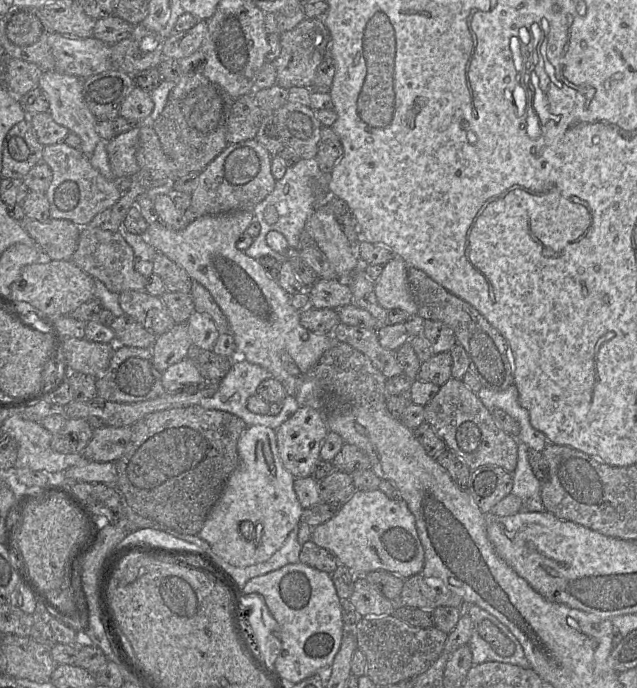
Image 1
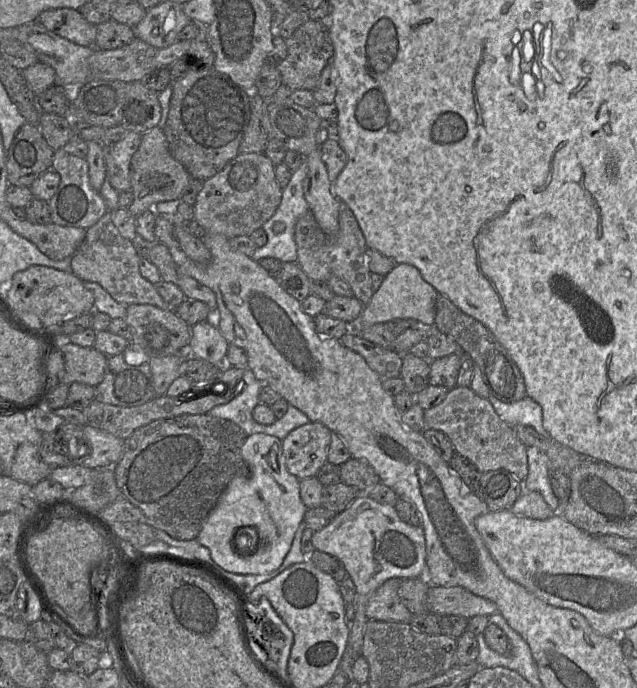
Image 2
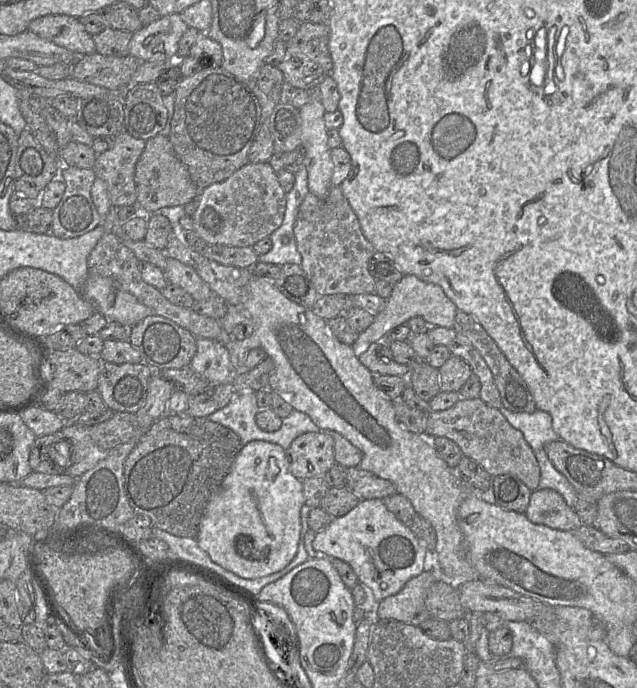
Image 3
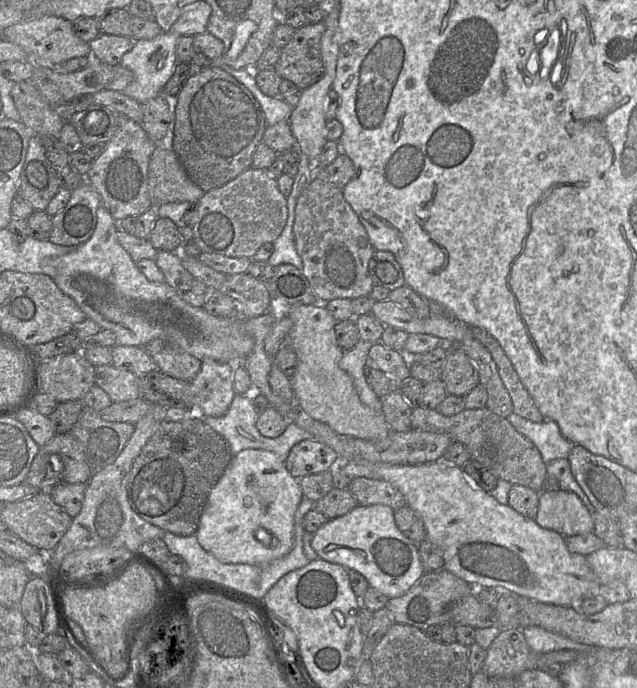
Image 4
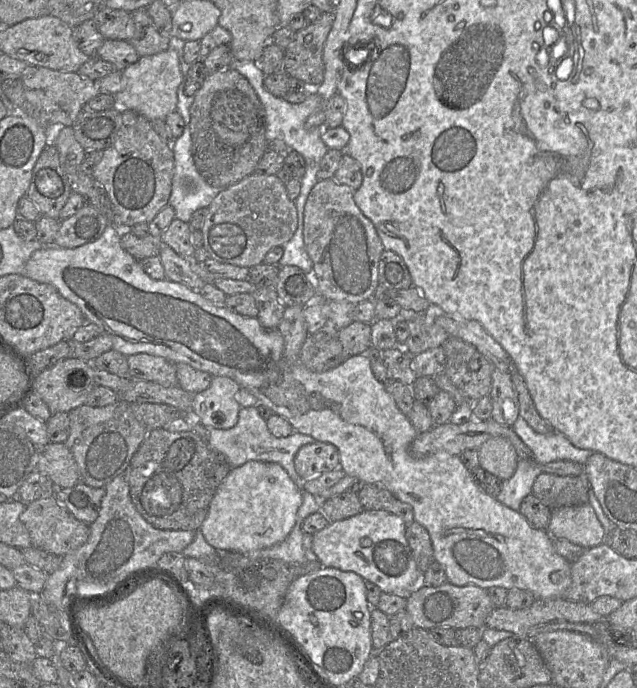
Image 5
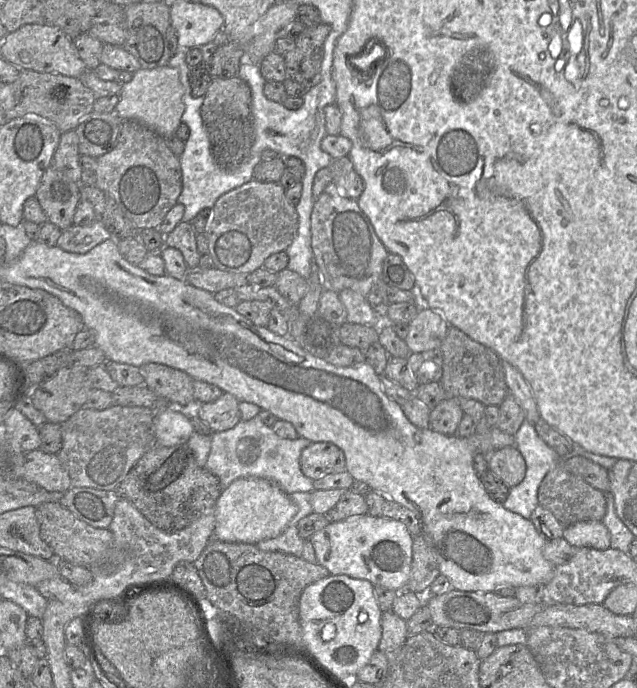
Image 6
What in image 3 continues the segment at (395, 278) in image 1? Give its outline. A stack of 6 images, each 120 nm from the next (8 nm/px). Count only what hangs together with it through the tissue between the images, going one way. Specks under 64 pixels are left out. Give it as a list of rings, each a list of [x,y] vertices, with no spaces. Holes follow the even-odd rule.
[[[404,275],[393,286],[392,293],[386,299],[383,310],[375,315],[373,323],[359,334],[358,339],[351,347],[353,347],[354,353],[358,357],[372,343],[383,341],[384,336],[390,330],[401,324],[406,324],[410,318],[416,316],[424,319],[430,327],[453,328],[456,311],[456,305],[448,298],[440,286],[425,282],[415,275]]]

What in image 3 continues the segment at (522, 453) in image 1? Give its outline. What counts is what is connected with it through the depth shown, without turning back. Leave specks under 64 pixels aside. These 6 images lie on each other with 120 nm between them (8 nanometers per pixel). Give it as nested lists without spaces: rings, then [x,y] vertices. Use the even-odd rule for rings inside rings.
[[[533,450],[540,467],[538,489],[552,489],[558,492],[572,508],[577,502],[577,491],[552,464],[544,450]]]

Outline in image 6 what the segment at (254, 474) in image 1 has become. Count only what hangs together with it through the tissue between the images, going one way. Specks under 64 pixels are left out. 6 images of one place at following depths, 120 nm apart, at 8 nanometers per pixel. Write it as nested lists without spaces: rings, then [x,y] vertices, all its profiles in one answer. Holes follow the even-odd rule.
[[[239,478],[222,490],[215,506],[214,535],[224,542],[257,544],[279,536],[297,513],[289,495],[269,480]]]

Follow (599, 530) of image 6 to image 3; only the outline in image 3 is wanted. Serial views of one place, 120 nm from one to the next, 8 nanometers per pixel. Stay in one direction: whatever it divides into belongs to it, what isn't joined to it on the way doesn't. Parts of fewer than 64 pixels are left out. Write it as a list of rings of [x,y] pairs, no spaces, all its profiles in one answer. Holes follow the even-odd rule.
[[[552,489],[532,491],[525,516],[534,524],[574,532],[582,525],[574,508]]]

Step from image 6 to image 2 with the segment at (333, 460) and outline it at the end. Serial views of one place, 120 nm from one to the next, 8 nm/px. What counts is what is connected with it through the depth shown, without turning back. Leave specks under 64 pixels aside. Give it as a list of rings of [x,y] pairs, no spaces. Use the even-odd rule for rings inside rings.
[[[312,421],[292,430],[281,440],[289,473],[299,480],[316,477],[321,467],[328,462],[333,434],[322,423]]]

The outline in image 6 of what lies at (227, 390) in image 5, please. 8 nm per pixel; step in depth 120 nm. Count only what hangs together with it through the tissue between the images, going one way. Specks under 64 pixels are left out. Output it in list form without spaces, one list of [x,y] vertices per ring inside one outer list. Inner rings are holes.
[[[223,394],[214,402],[198,403],[196,415],[214,432],[230,430],[241,420],[239,400],[232,394]]]

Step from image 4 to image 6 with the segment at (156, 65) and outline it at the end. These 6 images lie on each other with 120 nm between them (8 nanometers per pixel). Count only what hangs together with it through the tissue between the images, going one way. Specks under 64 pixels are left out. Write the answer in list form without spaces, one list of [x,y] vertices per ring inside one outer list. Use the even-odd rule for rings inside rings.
[[[166,65],[154,69],[140,68],[134,72],[132,79],[121,86],[115,111],[122,120],[139,121],[161,137],[172,137],[176,136],[177,128],[182,122],[184,109],[179,71]]]

